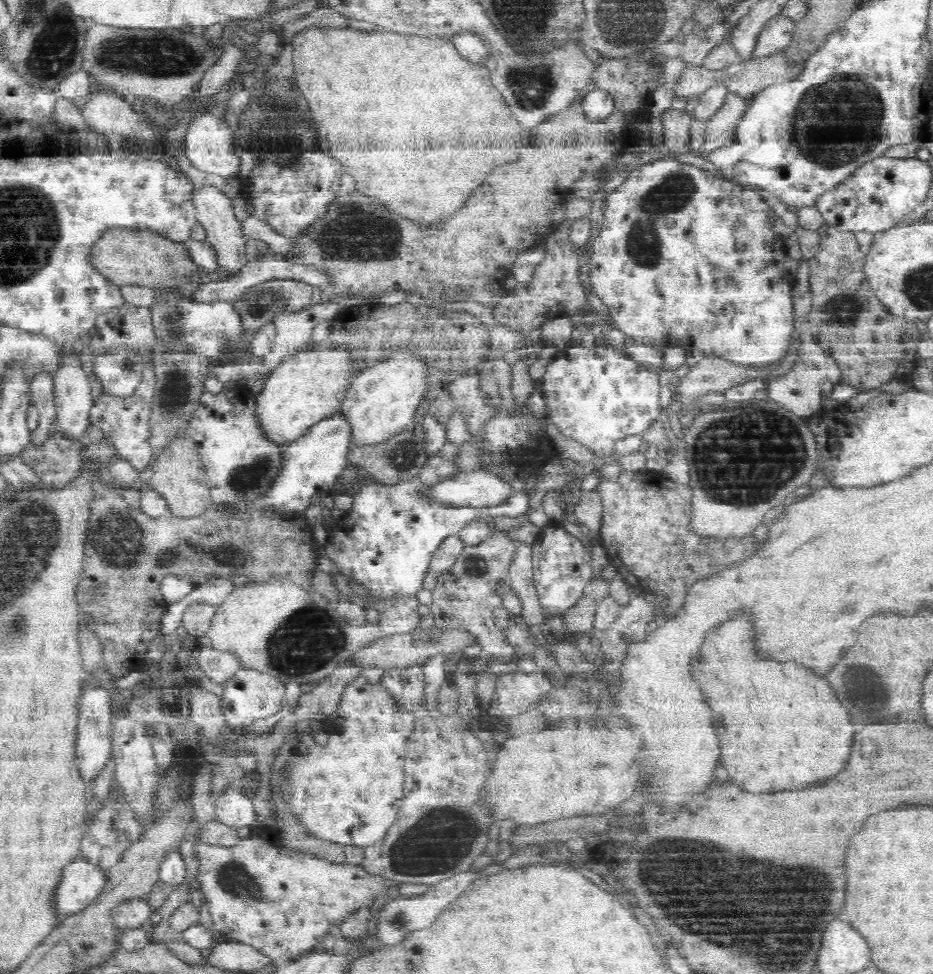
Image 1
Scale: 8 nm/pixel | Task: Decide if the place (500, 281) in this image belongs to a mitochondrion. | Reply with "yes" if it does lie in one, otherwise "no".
no

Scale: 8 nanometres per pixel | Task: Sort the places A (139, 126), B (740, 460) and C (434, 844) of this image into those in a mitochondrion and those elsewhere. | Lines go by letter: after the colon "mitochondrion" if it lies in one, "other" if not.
A: other
B: mitochondrion
C: mitochondrion

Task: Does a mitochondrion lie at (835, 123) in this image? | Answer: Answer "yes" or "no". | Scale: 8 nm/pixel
yes

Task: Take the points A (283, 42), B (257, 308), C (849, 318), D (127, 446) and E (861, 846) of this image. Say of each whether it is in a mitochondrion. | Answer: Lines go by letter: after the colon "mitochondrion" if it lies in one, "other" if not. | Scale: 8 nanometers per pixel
A: other
B: mitochondrion
C: mitochondrion
D: other
E: other

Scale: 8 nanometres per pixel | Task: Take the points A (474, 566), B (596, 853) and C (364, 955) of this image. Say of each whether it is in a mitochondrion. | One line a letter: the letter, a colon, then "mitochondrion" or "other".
A: mitochondrion
B: other
C: other

